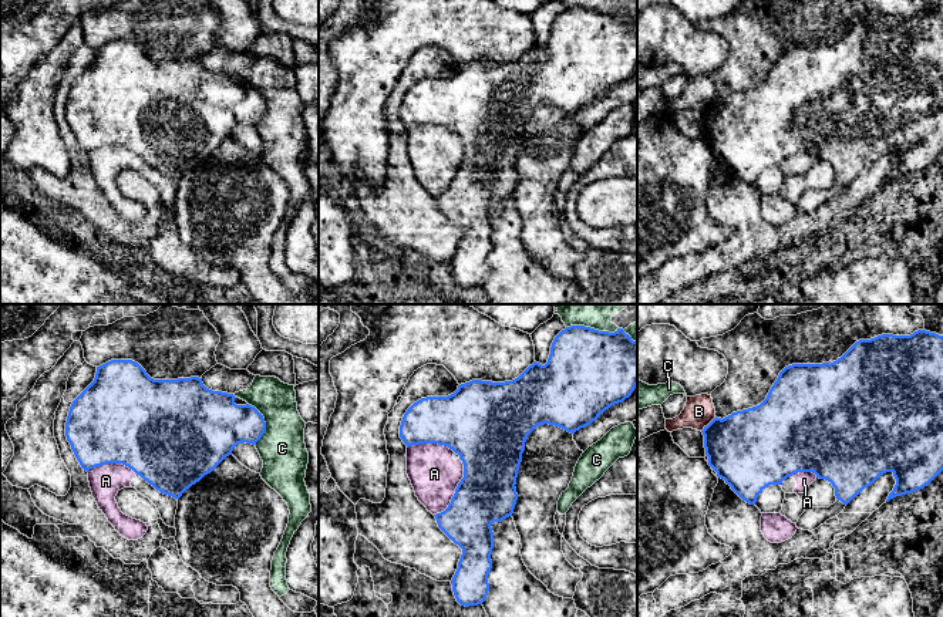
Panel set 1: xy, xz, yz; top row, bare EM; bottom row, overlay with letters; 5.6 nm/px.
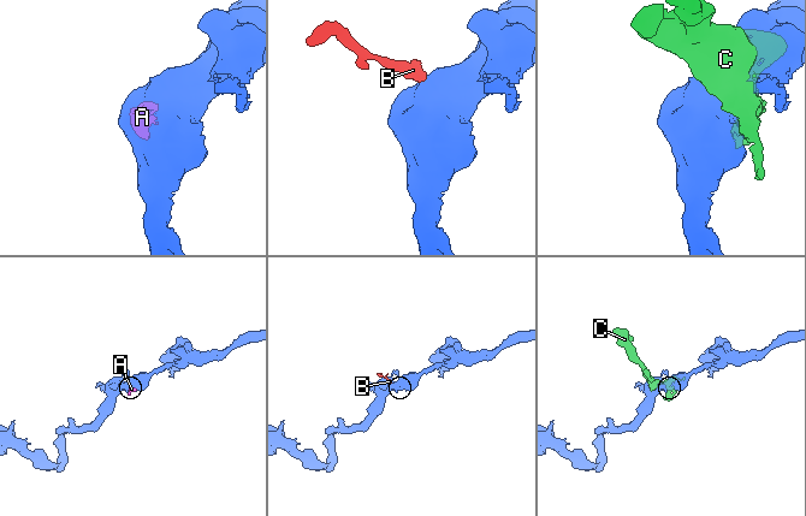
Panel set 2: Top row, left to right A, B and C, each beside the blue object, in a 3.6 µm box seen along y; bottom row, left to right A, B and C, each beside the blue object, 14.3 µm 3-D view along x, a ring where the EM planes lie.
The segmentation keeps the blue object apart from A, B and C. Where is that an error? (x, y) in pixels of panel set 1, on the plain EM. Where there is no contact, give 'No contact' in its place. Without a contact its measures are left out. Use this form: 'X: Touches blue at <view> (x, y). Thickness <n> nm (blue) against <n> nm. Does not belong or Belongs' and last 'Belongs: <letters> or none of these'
A: Touches blue at xz (455, 171). Thickness 320 nm (blue) against 280 nm. Belongs
B: Touches blue at yz (709, 105). Thickness 420 nm (blue) against 170 nm. Does not belong
C: Touches blue at xz (592, 10). Thickness 480 nm (blue) against 80 nm. Does not belong
Belongs: A

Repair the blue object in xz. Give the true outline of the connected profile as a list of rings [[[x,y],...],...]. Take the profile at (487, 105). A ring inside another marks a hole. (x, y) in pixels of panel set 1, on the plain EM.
[[[570,7],[553,21],[545,47],[533,44],[518,60],[505,64],[472,61],[448,78],[427,78],[414,84],[403,98],[400,119],[407,127],[407,156],[418,182],[431,193],[438,209],[462,230],[451,262],[461,287],[482,286],[489,273],[494,213],[491,206],[512,198],[518,175],[516,159],[528,117],[539,107],[555,107],[570,115],[590,107],[612,87],[623,84],[637,67],[637,23],[623,10],[614,14]]]

